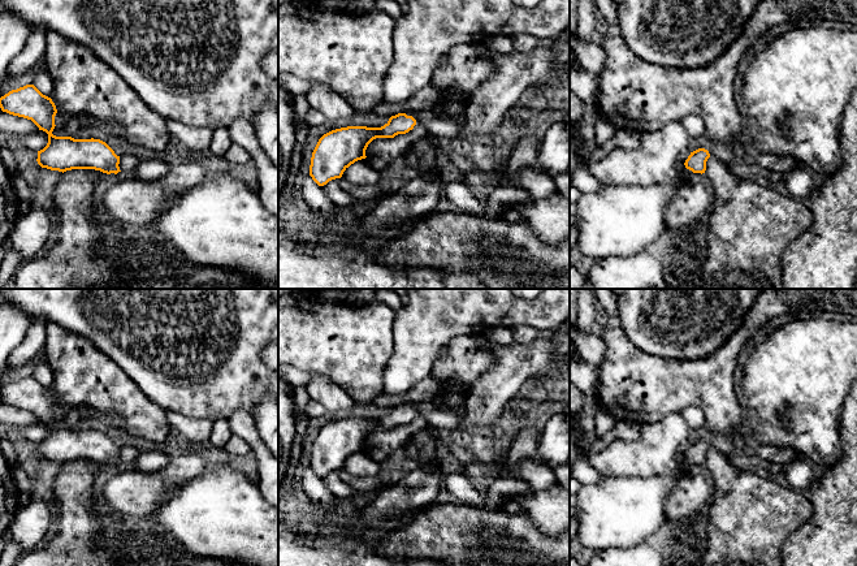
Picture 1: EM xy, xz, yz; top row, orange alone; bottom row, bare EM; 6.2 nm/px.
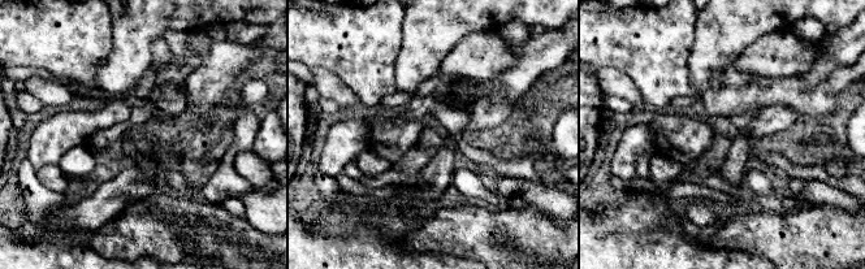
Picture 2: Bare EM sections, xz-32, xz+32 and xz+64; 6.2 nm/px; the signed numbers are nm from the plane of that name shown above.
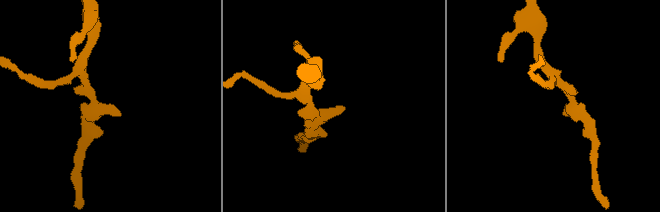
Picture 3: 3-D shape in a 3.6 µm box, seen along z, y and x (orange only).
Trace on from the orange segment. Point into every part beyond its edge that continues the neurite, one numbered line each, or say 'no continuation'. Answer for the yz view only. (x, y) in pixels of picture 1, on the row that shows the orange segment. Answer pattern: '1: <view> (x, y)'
1: yz (618, 220)

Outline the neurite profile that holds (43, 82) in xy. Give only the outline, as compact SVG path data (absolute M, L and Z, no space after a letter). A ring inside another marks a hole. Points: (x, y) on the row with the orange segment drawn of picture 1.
M40 60L35 69L35 77L33 85L46 96L51 98L53 92L53 82L46 62Z

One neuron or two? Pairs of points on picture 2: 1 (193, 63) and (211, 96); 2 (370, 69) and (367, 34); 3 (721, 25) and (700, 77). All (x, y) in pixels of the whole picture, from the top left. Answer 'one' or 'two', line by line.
1: two
2: one
3: one

